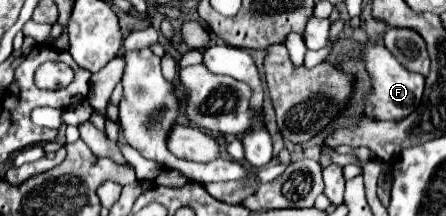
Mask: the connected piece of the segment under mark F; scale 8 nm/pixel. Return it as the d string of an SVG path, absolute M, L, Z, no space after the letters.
M380 42L368 44L364 48L362 60L364 60L366 72L370 76L370 92L366 96L366 106L364 106L366 118L404 120L410 112L414 112L414 108L418 108L420 98L422 98L422 90L424 90L424 76L422 74L406 72L406 68L402 68L398 64L398 60L394 60L394 56L390 56L386 46Z

